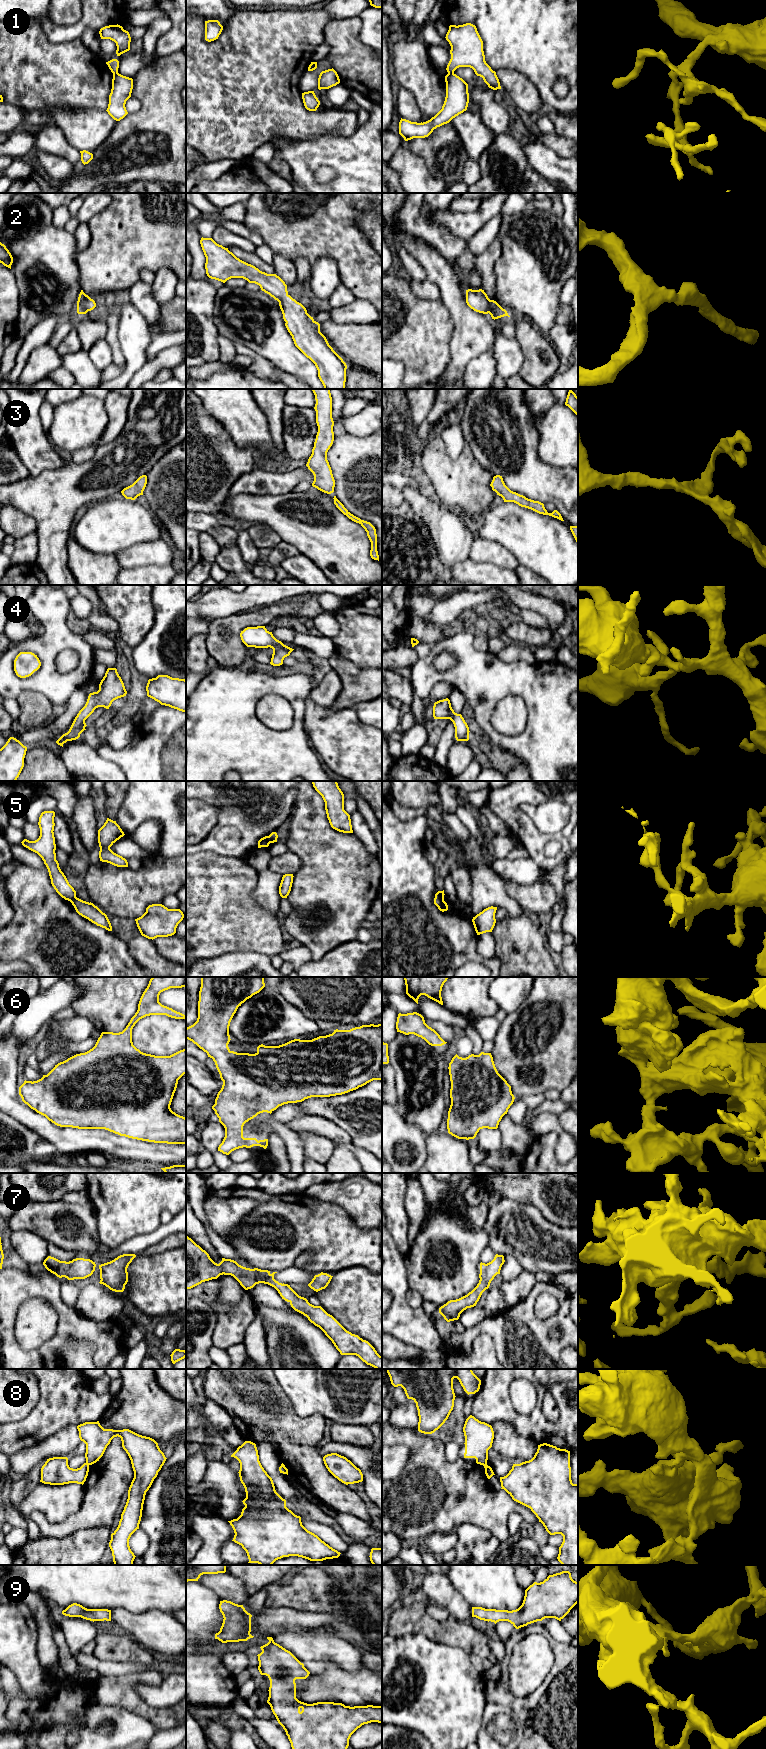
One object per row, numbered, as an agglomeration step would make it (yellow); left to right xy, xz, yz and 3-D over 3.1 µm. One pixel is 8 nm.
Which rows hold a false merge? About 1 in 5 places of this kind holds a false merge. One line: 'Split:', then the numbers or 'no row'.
Split: 1, 5, 8

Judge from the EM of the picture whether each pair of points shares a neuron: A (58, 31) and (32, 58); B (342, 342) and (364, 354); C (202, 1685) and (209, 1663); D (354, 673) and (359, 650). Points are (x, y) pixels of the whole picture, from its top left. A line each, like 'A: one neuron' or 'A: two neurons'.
A: two neurons
B: one neuron
C: one neuron
D: two neurons

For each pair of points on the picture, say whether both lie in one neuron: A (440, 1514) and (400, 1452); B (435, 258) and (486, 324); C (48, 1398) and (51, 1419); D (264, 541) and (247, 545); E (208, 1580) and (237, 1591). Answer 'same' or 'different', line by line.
A: different
B: same
C: same
D: different
E: same

